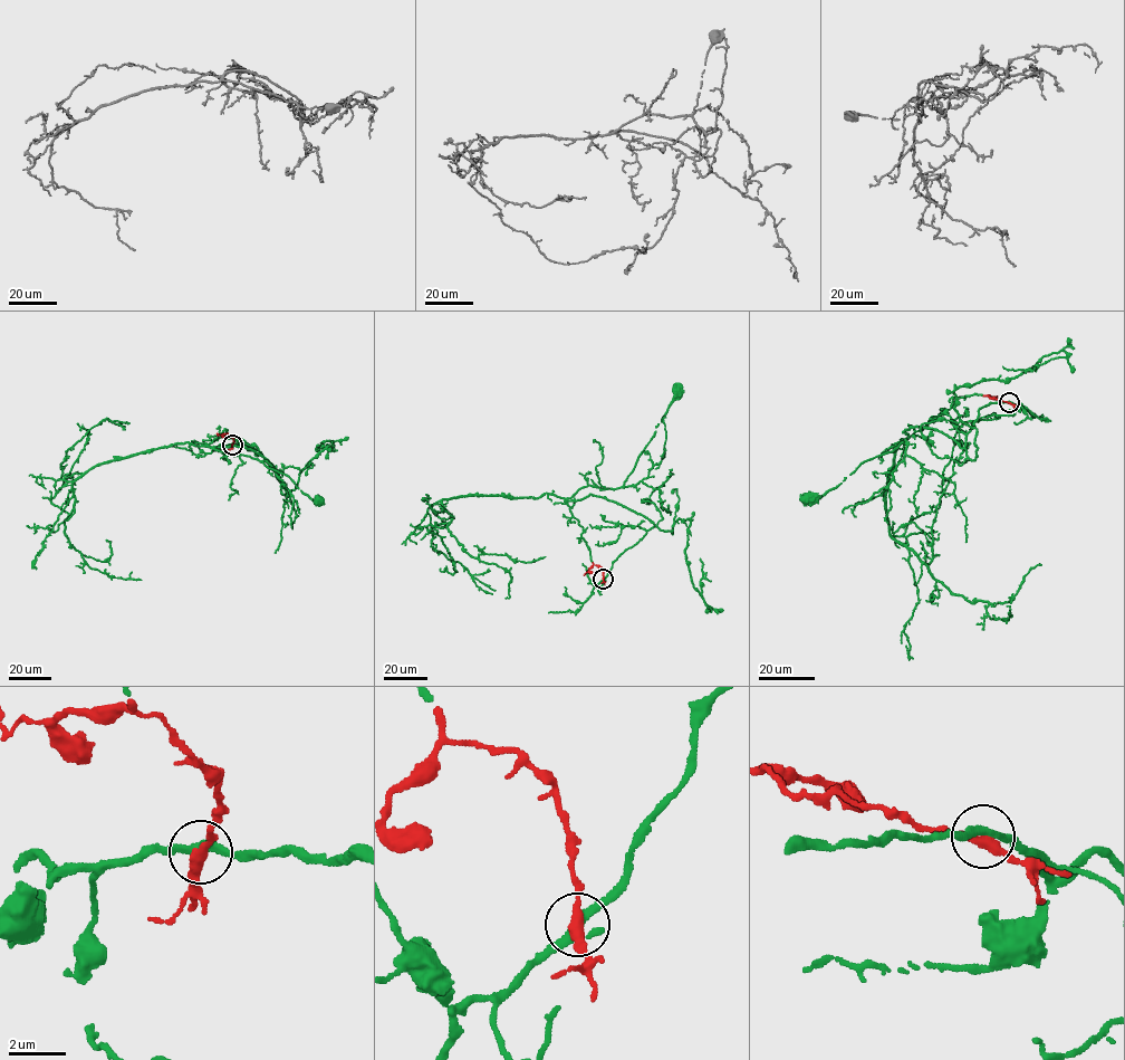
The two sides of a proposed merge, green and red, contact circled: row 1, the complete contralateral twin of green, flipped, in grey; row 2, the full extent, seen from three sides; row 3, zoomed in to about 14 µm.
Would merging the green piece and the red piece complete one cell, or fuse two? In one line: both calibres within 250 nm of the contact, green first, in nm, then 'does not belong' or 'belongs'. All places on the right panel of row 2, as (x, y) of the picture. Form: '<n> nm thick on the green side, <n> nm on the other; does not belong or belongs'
280 nm thick on the green side, 340 nm on the other; belongs

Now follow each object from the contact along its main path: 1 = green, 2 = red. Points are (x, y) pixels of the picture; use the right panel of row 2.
1: (1009, 401), (979, 409), (961, 448), (934, 429), (910, 428), (891, 451), (862, 462), (809, 499)
2: (1009, 402), (987, 395), (997, 397)

